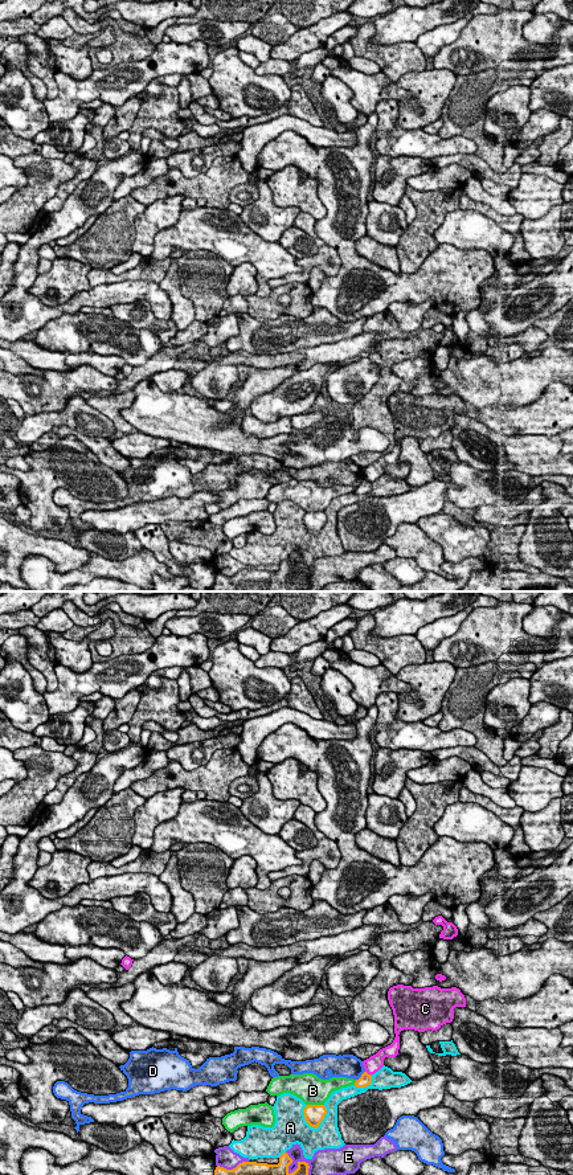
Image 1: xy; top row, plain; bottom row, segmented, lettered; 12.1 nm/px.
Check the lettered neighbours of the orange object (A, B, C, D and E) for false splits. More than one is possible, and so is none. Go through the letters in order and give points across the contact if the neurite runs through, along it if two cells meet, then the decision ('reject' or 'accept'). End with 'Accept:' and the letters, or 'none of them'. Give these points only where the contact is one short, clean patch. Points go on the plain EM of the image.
A: reject
B: reject
C: border along xy (365, 478), (371, 483); reject
D: reject
E: reject
Accept: none of them

